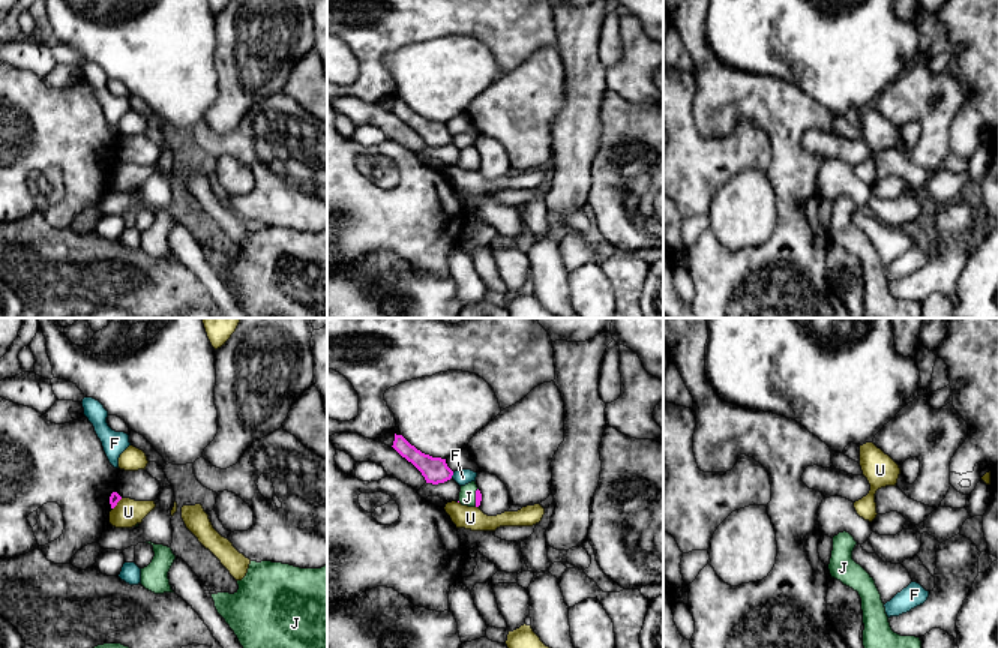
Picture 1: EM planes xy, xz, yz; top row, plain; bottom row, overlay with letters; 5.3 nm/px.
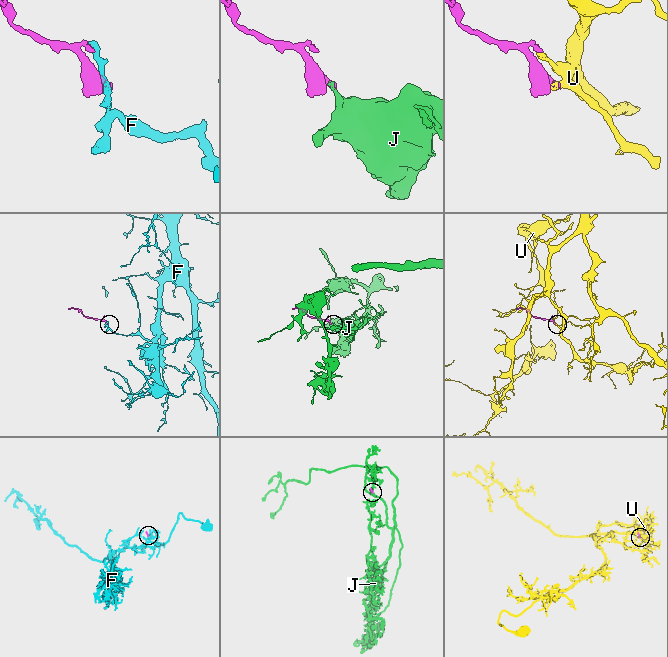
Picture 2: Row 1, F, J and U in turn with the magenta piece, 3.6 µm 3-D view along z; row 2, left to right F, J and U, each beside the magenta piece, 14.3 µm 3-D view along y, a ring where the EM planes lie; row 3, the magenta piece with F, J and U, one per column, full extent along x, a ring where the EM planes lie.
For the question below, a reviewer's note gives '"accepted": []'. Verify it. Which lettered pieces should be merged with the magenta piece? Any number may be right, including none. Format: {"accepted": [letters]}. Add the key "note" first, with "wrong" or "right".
{"note": "wrong", "accepted": ["J"]}

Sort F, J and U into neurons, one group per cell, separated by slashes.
F / J / U

